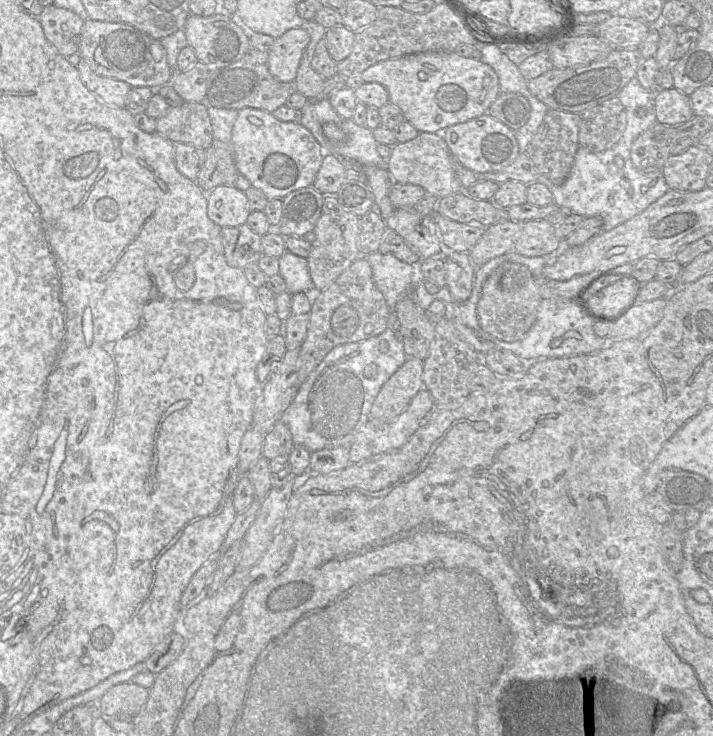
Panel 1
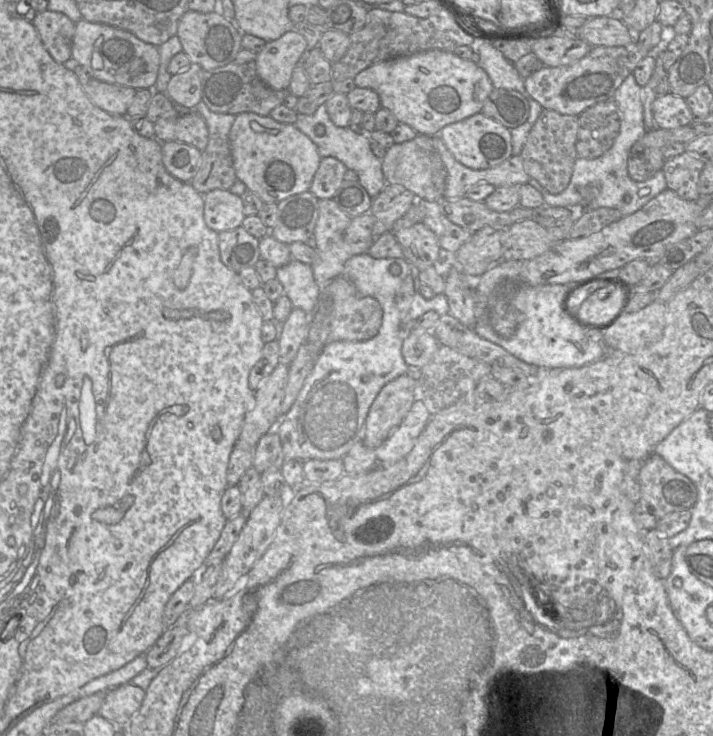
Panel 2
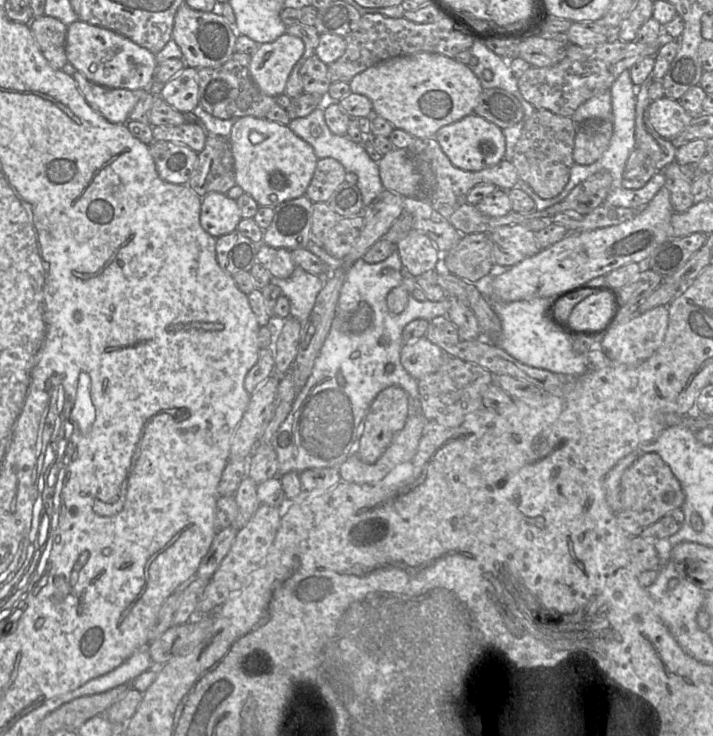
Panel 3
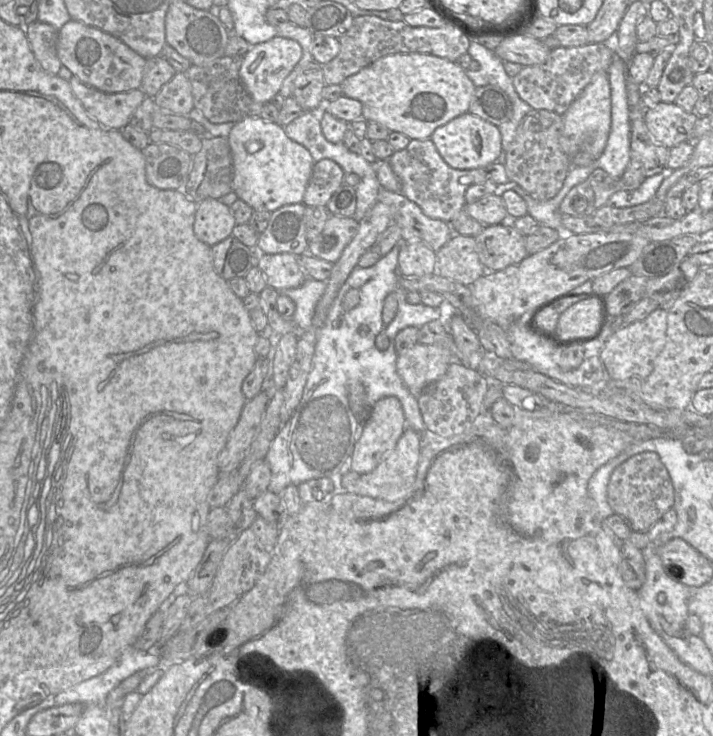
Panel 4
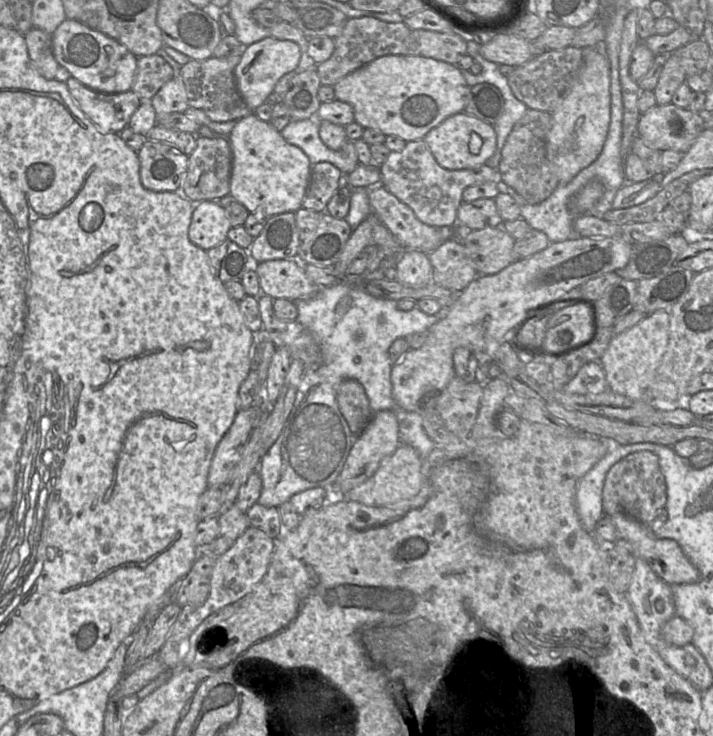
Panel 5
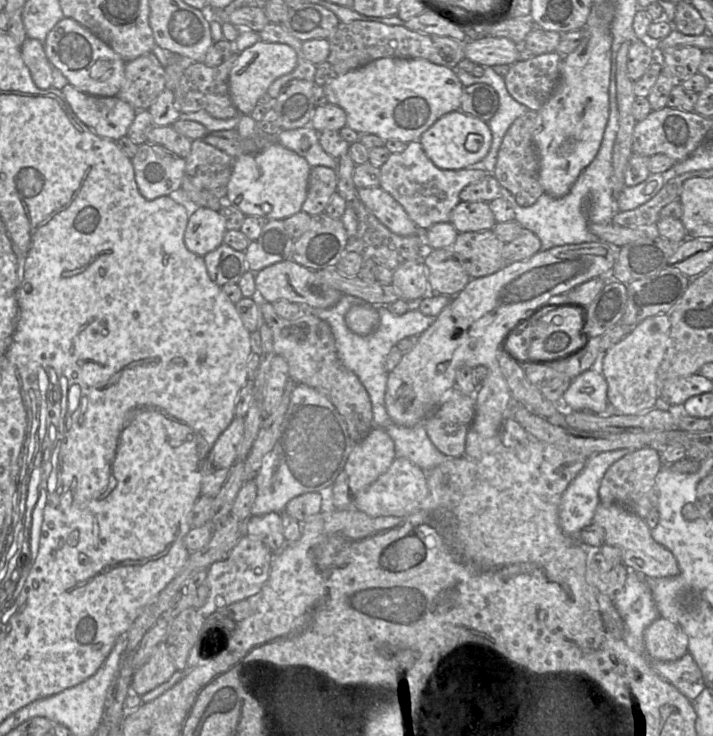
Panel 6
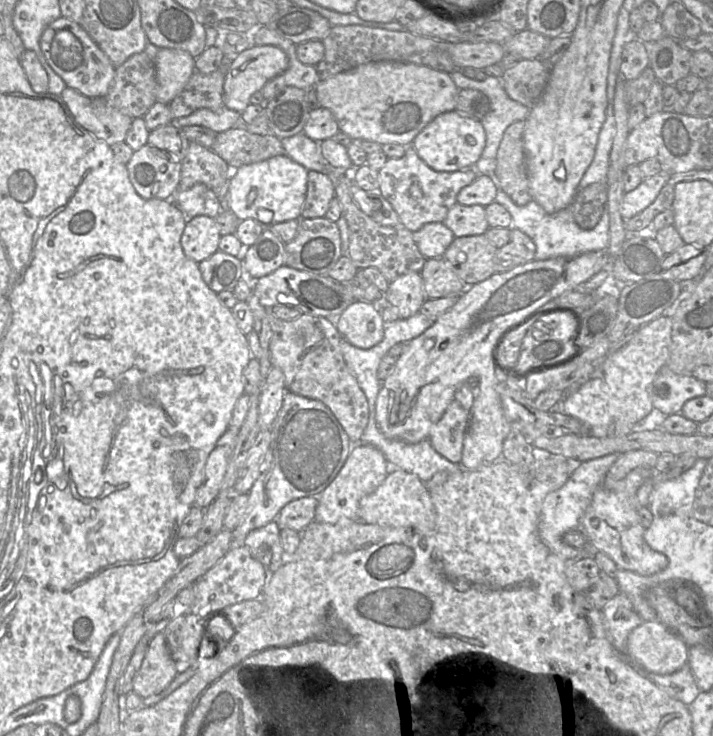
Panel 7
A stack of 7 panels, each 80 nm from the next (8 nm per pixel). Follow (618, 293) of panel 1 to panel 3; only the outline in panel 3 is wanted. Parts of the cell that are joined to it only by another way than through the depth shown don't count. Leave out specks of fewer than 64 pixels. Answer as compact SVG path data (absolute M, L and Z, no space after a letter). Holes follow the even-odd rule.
M605 290L588 296L572 309L566 329L573 334L596 332L609 320L613 304L613 295Z

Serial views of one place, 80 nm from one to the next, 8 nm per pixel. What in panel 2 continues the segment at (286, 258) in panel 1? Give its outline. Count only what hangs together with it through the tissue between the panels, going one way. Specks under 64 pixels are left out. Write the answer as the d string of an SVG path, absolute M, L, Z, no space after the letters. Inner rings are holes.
M292 258L286 265L277 268L276 279L282 284L284 288L283 294L287 295L293 307L300 308L309 315L314 312L321 288L316 283L309 264Z

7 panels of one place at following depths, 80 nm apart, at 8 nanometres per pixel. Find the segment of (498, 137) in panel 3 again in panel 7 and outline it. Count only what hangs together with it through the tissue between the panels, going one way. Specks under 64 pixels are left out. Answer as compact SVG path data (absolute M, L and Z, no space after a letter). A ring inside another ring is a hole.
M452 110L435 117L414 138L411 145L418 156L435 171L453 172L474 168L485 144L486 134L481 121Z

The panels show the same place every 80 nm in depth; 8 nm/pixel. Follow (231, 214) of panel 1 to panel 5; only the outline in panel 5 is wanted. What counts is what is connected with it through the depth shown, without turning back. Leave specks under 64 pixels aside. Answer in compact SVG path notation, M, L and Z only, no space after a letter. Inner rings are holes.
M201 201L194 205L188 230L190 241L208 251L227 239L231 224L223 207L213 201Z

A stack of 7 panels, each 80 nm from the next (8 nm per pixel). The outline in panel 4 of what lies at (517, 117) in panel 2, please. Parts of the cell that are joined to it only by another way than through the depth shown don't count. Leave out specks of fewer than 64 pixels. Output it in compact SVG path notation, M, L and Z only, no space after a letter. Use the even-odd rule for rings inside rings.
M486 85L476 87L468 112L498 127L511 119L513 106L501 88Z

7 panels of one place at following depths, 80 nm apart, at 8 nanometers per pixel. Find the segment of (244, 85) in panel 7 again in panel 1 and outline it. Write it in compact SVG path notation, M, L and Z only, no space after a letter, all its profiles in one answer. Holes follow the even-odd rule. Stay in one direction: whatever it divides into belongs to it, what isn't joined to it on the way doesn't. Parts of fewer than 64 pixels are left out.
M302 27L290 29L277 38L268 52L268 66L272 76L281 82L294 81L303 51L309 42L310 35Z

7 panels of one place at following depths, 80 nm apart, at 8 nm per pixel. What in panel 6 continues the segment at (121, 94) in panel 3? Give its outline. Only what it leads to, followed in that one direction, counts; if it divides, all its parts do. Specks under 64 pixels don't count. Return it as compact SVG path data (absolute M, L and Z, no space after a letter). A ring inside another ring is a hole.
M68 82L62 89L76 116L98 136L117 141L127 135L137 110L116 96L87 94Z

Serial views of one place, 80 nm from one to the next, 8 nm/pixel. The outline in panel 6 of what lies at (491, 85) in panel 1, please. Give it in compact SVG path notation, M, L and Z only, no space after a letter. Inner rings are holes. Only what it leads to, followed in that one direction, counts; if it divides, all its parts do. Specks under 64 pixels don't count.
M386 57L376 59L329 80L323 86L328 103L341 107L347 115L347 125L359 134L374 134L389 140L398 139L404 143L419 140L430 126L443 115L460 110L464 86L456 72L446 66L422 58Z

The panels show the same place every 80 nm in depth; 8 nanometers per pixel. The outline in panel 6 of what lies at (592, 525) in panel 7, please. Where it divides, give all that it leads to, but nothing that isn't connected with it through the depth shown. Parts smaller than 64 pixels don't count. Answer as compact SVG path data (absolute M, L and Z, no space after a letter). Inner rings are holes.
M601 502L596 508L593 524L605 531L605 544L621 549L623 564L642 577L664 578L679 574L679 566L674 555L664 546L658 544L651 536L651 530L645 520L633 511L617 505L605 505Z

